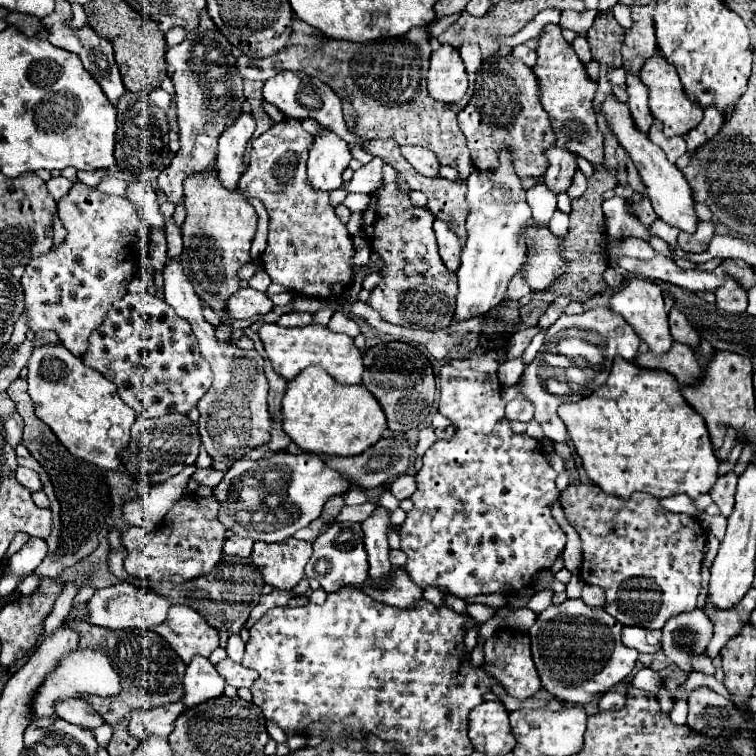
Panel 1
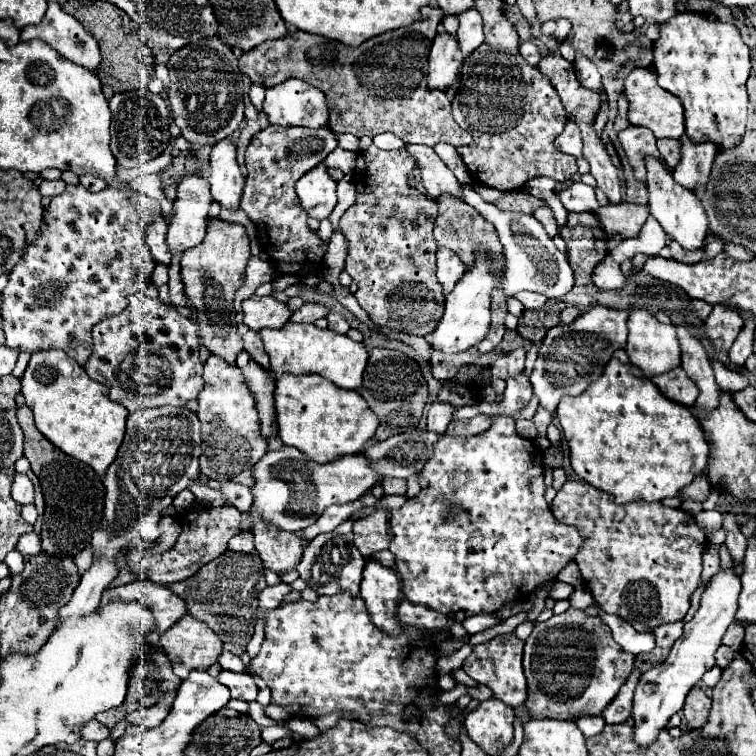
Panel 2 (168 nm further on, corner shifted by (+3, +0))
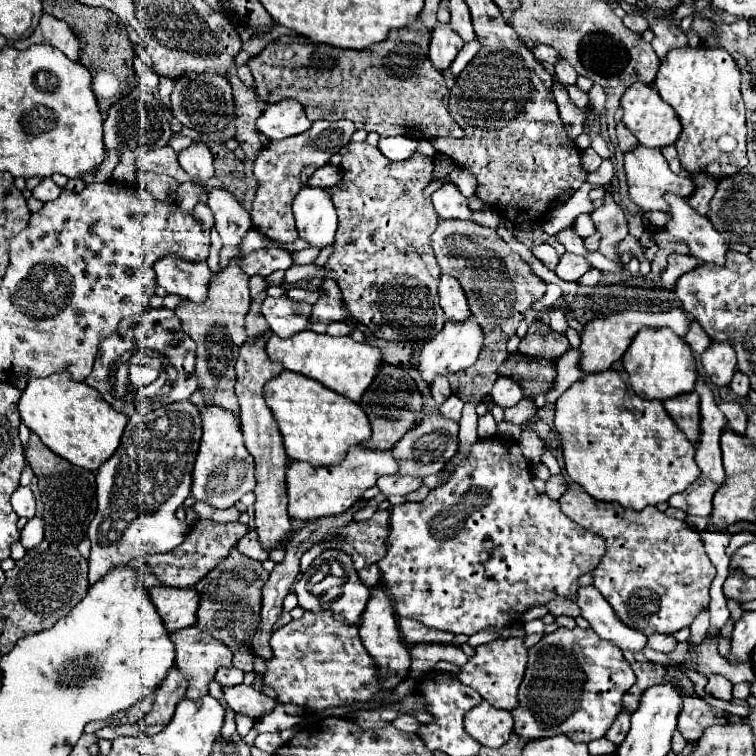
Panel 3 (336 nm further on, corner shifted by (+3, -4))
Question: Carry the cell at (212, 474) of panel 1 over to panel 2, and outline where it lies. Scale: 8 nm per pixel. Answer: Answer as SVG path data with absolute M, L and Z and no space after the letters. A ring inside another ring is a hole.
M226 483L224 485L224 495L228 497L228 501L238 507L238 511L246 513L252 505L252 495L248 487L242 487L240 483Z

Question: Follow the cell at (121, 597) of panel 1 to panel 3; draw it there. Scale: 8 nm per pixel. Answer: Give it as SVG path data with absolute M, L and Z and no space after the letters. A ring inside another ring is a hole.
M152 587L150 589L152 603L156 605L164 627L172 633L196 623L198 611L198 591L174 589L174 587Z

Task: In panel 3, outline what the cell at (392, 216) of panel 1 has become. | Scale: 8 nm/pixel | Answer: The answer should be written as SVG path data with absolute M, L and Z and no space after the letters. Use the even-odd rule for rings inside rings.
M350 143L346 147L342 147L340 151L340 157L342 157L342 181L334 187L330 187L330 197L332 197L332 203L336 207L336 213L338 213L338 233L336 233L336 243L334 243L334 251L332 255L328 257L326 261L326 269L332 271L334 275L334 281L340 285L342 289L342 295L344 295L344 303L348 307L348 311L352 313L352 317L356 317L358 323L366 325L374 335L378 335L378 339L386 339L386 341L428 341L432 335L436 335L444 323L446 323L446 317L444 317L444 311L438 303L438 283L440 283L440 267L436 263L436 257L434 257L434 251L430 247L430 235L436 231L436 225L438 225L438 215L432 207L432 201L430 197L424 197L424 189L428 187L428 183L434 179L434 157L426 157L426 155L420 155L420 153L414 153L410 159L406 161L390 161L386 159L378 147L372 147L370 143Z

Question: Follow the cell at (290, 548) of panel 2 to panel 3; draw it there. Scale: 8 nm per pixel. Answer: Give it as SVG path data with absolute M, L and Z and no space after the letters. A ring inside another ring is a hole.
M248 337L244 341L244 345L240 347L238 361L236 361L236 373L238 373L236 397L240 399L242 413L244 413L244 419L242 419L244 443L246 443L248 453L256 461L256 487L254 487L256 531L258 531L260 543L264 545L266 551L270 551L274 545L282 545L282 539L286 539L286 535L290 535L290 531L292 531L292 523L290 523L290 517L286 511L286 507L288 507L288 503L286 503L286 467L290 465L290 459L284 453L278 425L272 417L272 411L266 407L264 395L262 395L262 387L266 385L266 381L276 377L280 371L282 371L282 365L278 361L268 359L268 355L266 355L266 339Z

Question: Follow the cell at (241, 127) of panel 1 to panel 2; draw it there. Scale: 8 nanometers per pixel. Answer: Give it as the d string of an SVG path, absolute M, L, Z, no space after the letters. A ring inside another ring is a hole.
M226 139L216 143L210 153L210 191L222 207L236 209L240 203L244 175L236 161L236 145Z

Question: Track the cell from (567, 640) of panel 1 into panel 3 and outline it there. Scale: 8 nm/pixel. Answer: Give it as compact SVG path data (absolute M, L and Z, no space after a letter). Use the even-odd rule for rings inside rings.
M556 629L550 635L528 649L528 667L524 681L518 691L520 705L512 709L514 731L526 743L530 739L544 739L550 735L566 735L574 743L590 743L606 735L614 717L622 711L622 697L634 685L636 675L632 673L630 663L624 659L622 649L614 647L614 643L606 643L592 629Z

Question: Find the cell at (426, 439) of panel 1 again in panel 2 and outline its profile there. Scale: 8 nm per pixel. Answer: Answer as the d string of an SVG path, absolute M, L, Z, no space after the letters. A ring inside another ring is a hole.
M434 401L434 405L428 411L428 425L426 425L426 429L434 431L434 433L444 433L448 423L452 421L452 413L454 413L454 409L450 405Z

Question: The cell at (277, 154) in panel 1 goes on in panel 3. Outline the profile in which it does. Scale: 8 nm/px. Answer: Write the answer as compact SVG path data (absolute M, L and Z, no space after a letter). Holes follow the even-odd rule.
M348 119L314 121L310 131L294 135L290 139L272 141L264 151L260 151L258 159L254 161L254 175L260 187L252 203L252 227L270 239L276 239L278 243L296 241L298 231L292 217L292 199L304 187L308 175L312 175L314 169L326 165L334 153L350 143L354 131L356 127Z

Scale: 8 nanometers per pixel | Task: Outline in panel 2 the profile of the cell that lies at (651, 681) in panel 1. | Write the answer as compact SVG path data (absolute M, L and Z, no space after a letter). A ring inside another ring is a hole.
M732 561L730 569L720 569L706 585L700 607L692 621L684 625L682 637L674 643L670 655L664 663L652 667L650 671L640 675L640 681L634 691L634 709L632 717L636 721L634 741L642 747L648 747L658 733L666 727L668 719L684 705L688 691L702 679L702 675L716 665L714 653L722 643L722 637L728 625L734 621L734 611L738 611L738 595L740 595L740 575L736 575L738 563Z

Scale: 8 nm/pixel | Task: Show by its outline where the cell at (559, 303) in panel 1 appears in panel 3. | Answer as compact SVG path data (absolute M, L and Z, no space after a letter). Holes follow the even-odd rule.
M524 431L520 441L518 441L518 447L522 449L522 455L526 455L526 459L532 463L532 467L540 465L544 443L542 443L542 439L534 431Z

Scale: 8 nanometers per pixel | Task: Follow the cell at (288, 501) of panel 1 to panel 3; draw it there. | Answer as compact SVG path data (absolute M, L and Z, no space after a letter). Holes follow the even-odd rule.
M360 445L350 447L346 451L346 457L342 463L336 463L332 467L314 467L310 463L294 461L290 463L286 471L286 483L288 483L288 513L292 519L298 521L310 521L324 515L336 515L348 511L358 499L362 499L362 493L376 485L378 477L392 475L398 471L398 461L392 457L392 451L370 451Z

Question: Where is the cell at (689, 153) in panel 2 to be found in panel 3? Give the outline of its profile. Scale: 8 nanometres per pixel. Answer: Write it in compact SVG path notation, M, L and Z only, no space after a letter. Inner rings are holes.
M700 173L700 175L696 175L696 177L692 177L694 179L694 183L698 185L696 187L696 191L694 191L694 195L688 199L688 205L690 207L694 207L700 215L704 215L704 217L708 217L708 211L710 211L710 199L714 197L714 191L716 191L716 181L714 179L706 179L706 175L704 173Z

